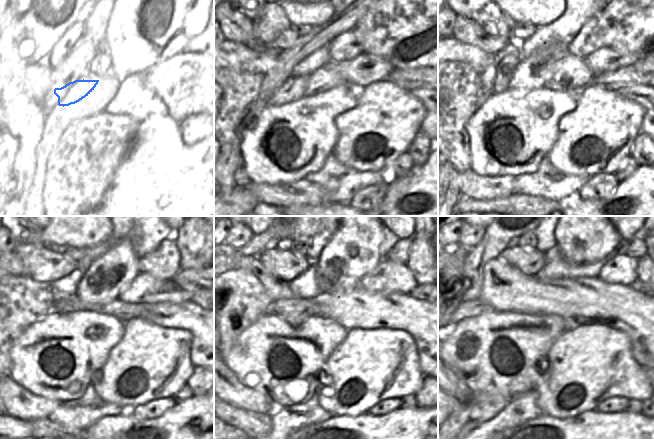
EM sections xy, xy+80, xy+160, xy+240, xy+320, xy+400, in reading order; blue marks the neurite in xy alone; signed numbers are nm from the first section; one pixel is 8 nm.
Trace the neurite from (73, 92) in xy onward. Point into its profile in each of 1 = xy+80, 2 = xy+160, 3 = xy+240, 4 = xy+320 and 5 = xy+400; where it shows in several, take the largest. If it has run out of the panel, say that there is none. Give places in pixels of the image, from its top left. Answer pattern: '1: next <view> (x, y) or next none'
1: next xy+80 (325, 78)
2: next xy+160 (570, 74)
3: next xy+240 (145, 289)
4: next xy+320 (388, 276)
5: next xy+400 (621, 269)

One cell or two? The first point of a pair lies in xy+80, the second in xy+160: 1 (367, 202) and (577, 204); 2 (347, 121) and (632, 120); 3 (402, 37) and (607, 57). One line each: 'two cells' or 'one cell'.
1: two cells
2: one cell
3: two cells

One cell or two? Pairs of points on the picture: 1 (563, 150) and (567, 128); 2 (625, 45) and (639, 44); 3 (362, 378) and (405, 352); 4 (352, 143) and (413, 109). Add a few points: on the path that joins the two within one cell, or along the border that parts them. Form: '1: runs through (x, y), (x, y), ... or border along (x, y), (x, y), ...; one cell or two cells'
1: runs through (567, 145), (567, 133); one cell
2: runs through (628, 44), (636, 44); one cell
3: runs through (373, 367), (377, 363), (386, 361), (394, 353); one cell
4: runs through (366, 132), (376, 131), (390, 117), (398, 115); one cell

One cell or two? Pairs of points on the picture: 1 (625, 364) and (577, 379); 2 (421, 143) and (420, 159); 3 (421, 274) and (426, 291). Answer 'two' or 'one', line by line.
1: one
2: one
3: two

